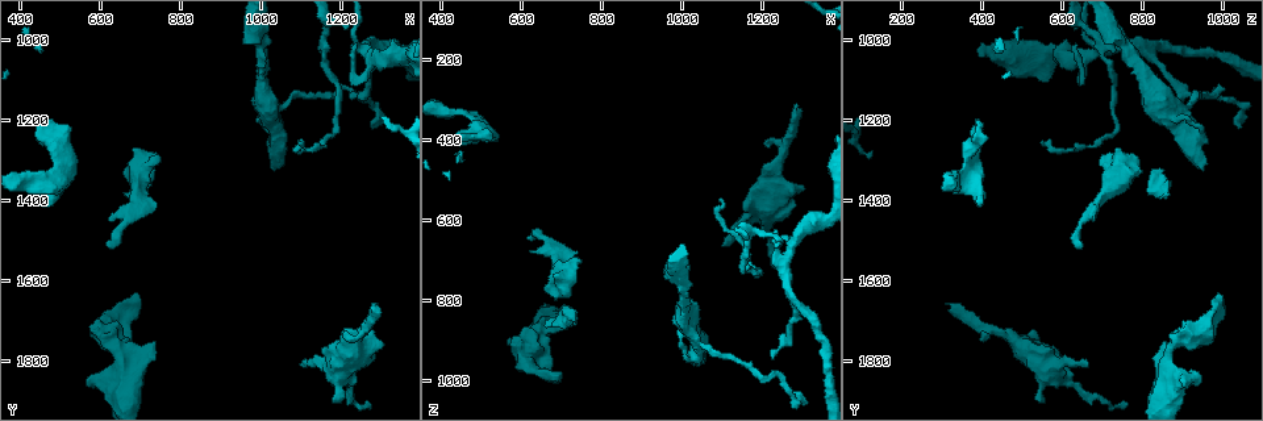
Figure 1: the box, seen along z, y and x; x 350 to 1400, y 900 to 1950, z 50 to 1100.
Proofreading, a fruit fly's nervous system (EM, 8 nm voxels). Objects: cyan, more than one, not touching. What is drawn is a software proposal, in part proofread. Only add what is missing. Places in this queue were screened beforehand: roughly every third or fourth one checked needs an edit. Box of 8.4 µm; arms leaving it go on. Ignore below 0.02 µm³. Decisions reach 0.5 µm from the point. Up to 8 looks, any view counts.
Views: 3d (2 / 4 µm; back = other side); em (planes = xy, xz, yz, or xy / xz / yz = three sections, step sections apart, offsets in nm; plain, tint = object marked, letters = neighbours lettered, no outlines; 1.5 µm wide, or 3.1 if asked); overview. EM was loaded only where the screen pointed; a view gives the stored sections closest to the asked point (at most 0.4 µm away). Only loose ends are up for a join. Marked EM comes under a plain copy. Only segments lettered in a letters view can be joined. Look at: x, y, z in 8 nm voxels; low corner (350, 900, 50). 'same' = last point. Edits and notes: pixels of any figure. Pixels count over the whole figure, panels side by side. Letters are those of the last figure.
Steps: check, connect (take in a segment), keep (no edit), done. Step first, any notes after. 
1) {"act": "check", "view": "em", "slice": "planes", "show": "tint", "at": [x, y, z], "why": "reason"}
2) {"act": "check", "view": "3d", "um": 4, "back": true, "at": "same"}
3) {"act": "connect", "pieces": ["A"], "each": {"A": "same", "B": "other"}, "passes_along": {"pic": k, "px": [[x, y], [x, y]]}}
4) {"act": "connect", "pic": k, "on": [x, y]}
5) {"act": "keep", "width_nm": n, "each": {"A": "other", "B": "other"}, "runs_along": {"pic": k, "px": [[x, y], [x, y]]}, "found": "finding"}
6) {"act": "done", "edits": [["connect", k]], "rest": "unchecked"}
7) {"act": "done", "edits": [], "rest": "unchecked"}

{"act": "check", "view": "em", "slice": "planes", "show": "letters", "at": [1285, 1660, 310], "why": "branch stops here"}

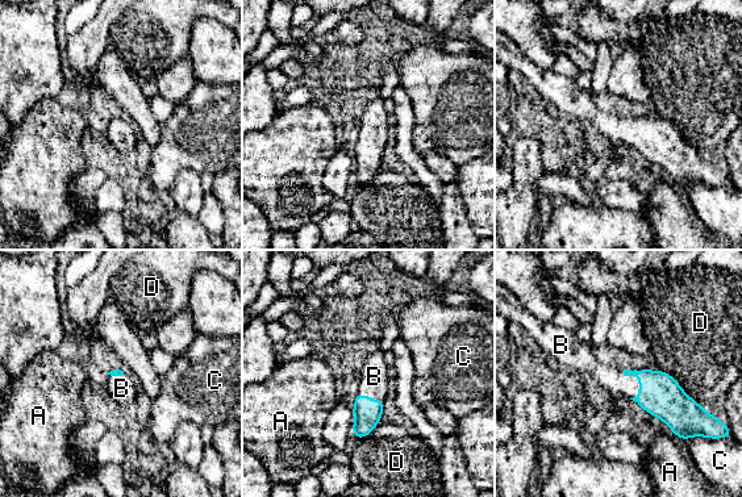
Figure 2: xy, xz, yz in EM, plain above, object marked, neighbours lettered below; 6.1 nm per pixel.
{"act": "connect", "pieces": ["B"], "each": {"A": "other", "B": "same", "C": "other", "D": "other"}, "passes_along": {"pic": 2, "px": [[661, 395], [640, 379], [618, 385]]}, "found": "it goes on there"}

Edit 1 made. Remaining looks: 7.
{"act": "check", "view": "em", "slice": "xz", "step": 4, "show": "tint", "at": [560, 1855, 895], "why": "stops while still wide"}

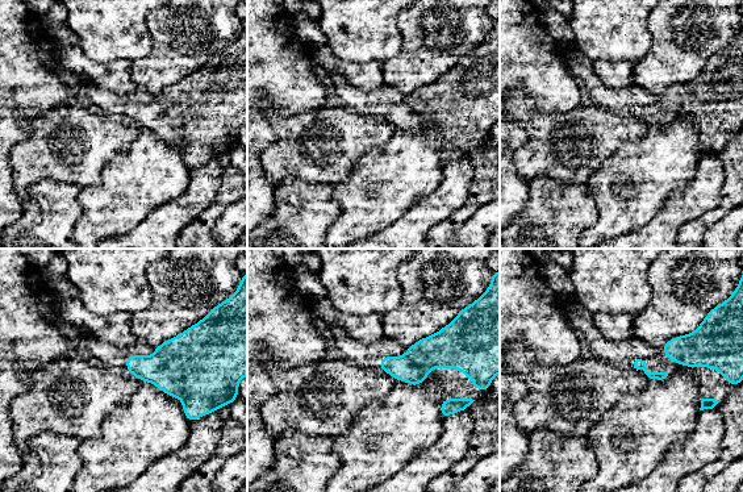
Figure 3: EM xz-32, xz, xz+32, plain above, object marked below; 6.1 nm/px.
{"act": "check", "view": "em", "slice": "planes", "show": "letters", "at": "same", "why": "another direction"}

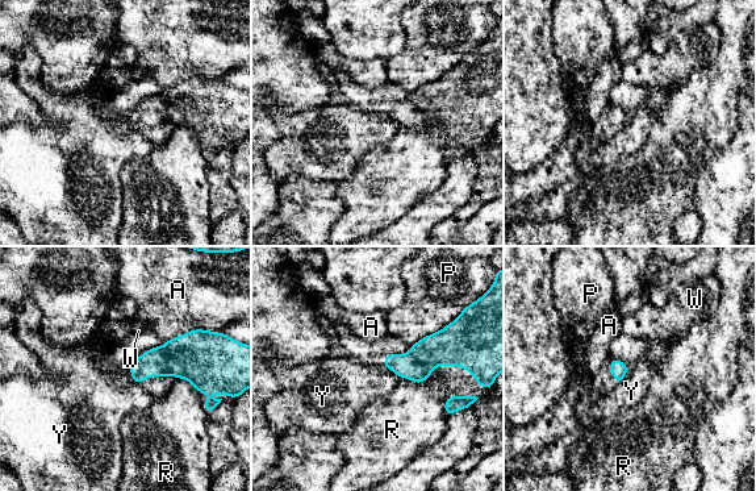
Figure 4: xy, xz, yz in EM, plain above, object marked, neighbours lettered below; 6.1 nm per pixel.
{"act": "keep", "each": {"A": "other", "P": "other", "R": "other", "W": "other", "Y": "other"}, "border": {"pic": 4, "px": [[204, 329], [191, 329], [165, 342]]}, "found": "no lettered segment goes on from it"}

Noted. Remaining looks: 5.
{"act": "check", "view": "3d", "um": 4, "at": [1025, 1325, 950]}

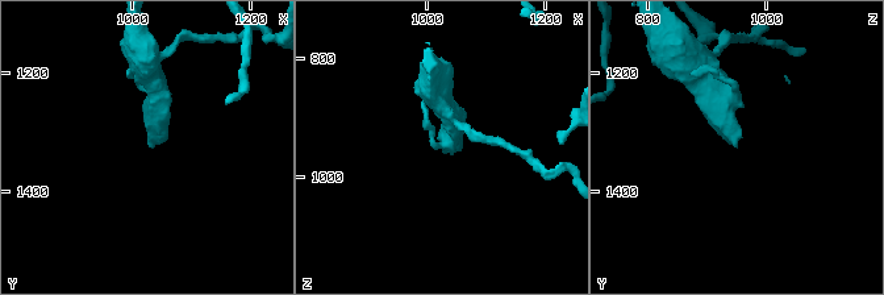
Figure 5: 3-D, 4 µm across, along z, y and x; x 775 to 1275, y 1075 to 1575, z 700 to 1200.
{"act": "check", "view": "em", "slice": "xz", "step": 8, "show": "tint", "at": [1030, 1320, 950], "why": "need the tissue"}

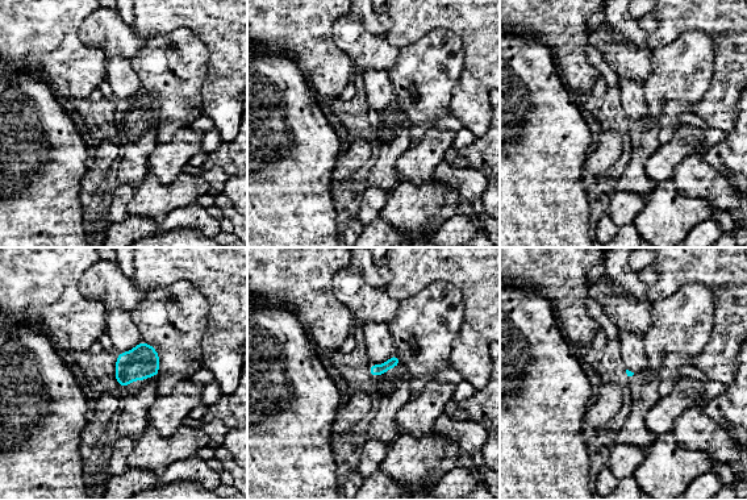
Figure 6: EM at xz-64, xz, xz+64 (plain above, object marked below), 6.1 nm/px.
{"act": "check", "view": "em", "slice": "yz", "step": 8, "show": "letters", "at": "same"}

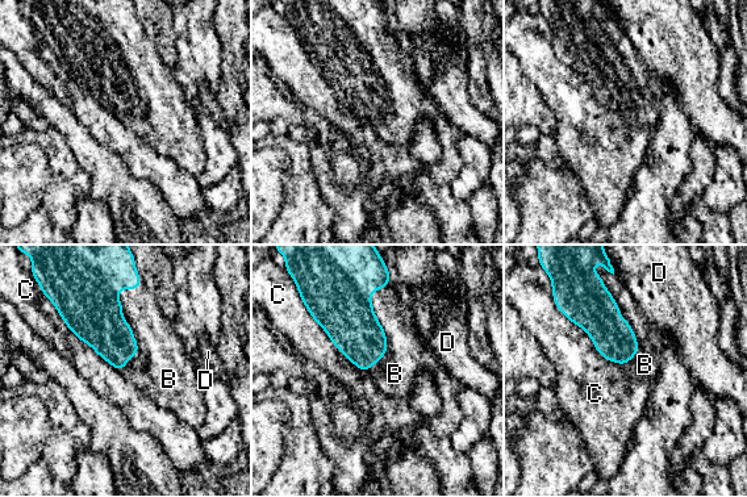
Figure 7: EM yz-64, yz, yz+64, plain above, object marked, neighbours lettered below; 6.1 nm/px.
{"act": "connect", "pieces": ["B"], "each": {"B": "same", "C": "other", "D": "other"}, "found": "the cell continues"}

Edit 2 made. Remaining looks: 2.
{"act": "done", "edits": [["connect", 2], ["connect", 7]], "rest": "unchecked"}

